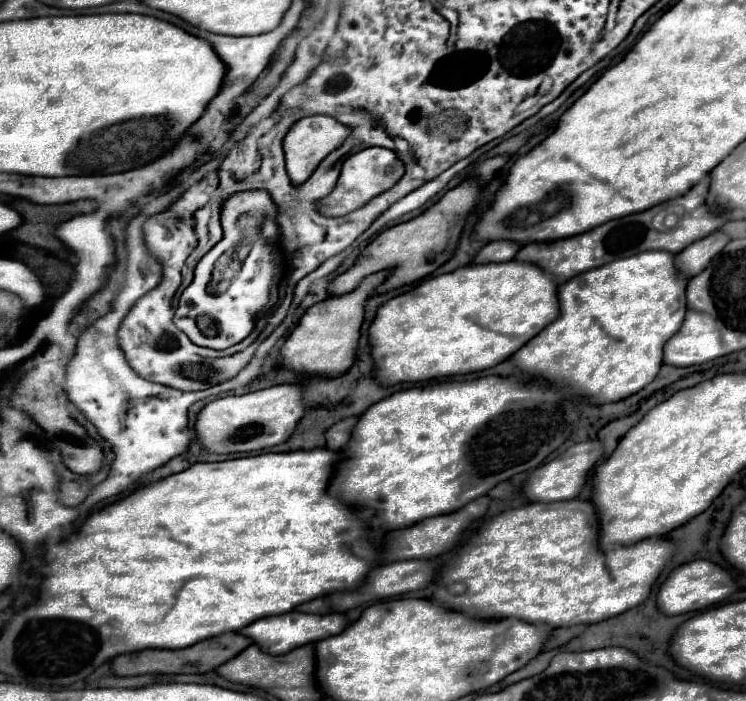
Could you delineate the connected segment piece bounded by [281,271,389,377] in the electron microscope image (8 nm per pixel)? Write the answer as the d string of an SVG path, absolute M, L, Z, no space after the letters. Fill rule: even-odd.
M389 271L375 273L367 277L355 291L345 295L333 295L309 307L281 349L281 365L299 373L305 371L307 375L313 375L313 377L343 375L355 363L355 357L357 357L361 325L365 319L365 303L373 297L375 289L387 279L387 275Z

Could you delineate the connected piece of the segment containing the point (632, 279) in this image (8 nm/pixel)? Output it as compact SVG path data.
M643 251L585 271L559 287L559 319L511 359L521 371L569 385L591 403L625 399L657 377L663 347L683 325L685 289L687 275L679 275L675 255L667 251Z

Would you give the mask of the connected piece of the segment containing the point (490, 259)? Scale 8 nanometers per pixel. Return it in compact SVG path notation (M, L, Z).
M491 241L487 243L479 255L473 259L473 263L501 263L501 261L511 261L523 245L515 241Z

